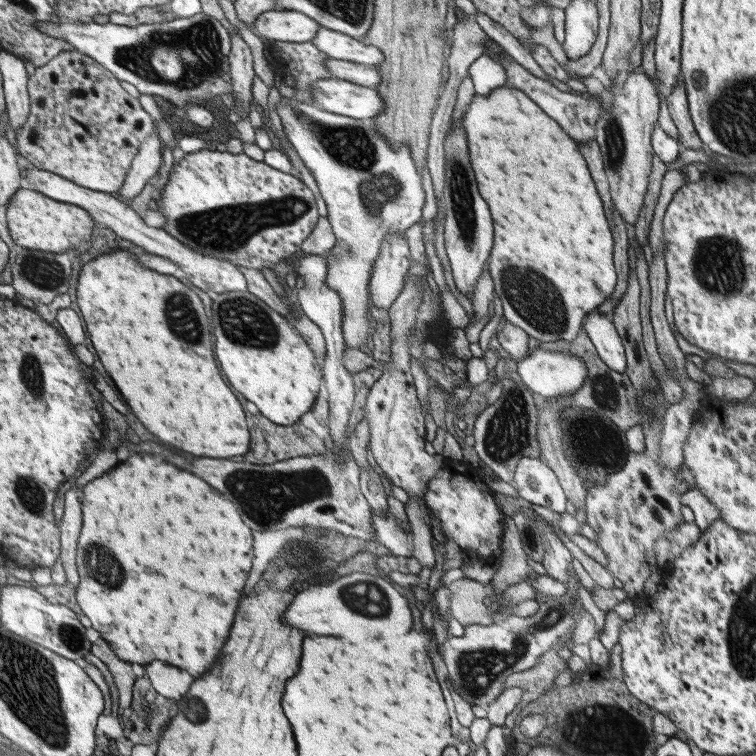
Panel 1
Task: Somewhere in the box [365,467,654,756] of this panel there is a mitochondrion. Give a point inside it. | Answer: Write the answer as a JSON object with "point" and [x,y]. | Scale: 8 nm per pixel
{"point":[477,669]}

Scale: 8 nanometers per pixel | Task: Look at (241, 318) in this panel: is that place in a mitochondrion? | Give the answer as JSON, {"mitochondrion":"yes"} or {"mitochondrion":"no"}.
{"mitochondrion":"yes"}

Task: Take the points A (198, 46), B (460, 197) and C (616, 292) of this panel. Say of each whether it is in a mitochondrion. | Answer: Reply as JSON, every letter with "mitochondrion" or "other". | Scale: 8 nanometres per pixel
{"A":"mitochondrion","B":"mitochondrion","C":"other"}

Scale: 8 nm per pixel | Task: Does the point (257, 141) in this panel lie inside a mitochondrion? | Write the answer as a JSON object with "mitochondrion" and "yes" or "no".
{"mitochondrion":"no"}

